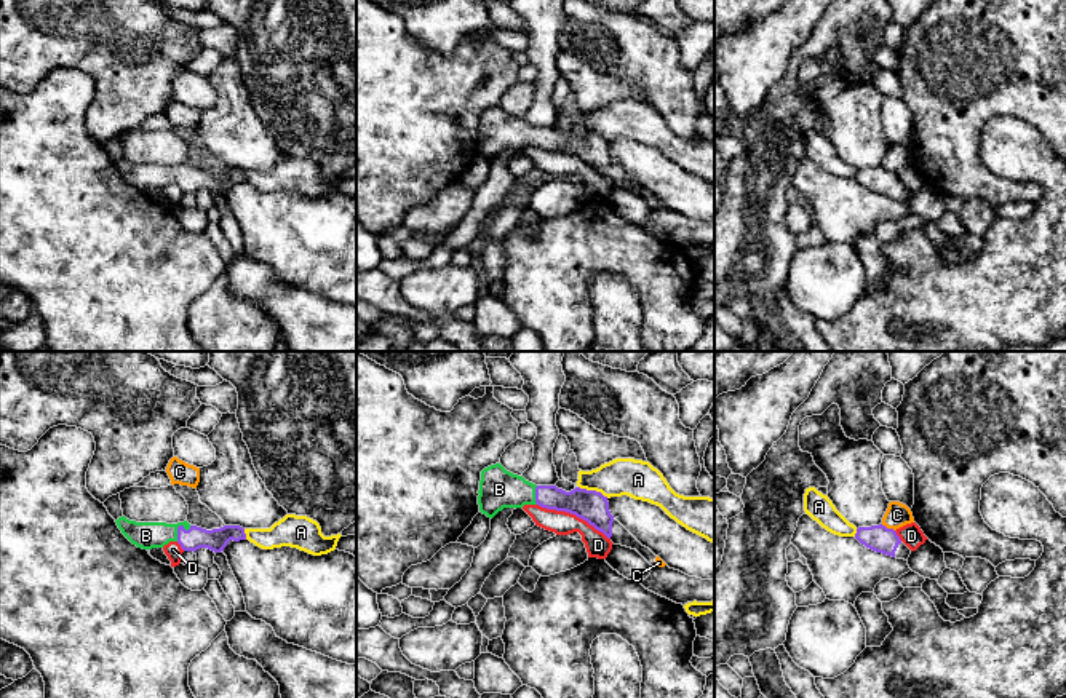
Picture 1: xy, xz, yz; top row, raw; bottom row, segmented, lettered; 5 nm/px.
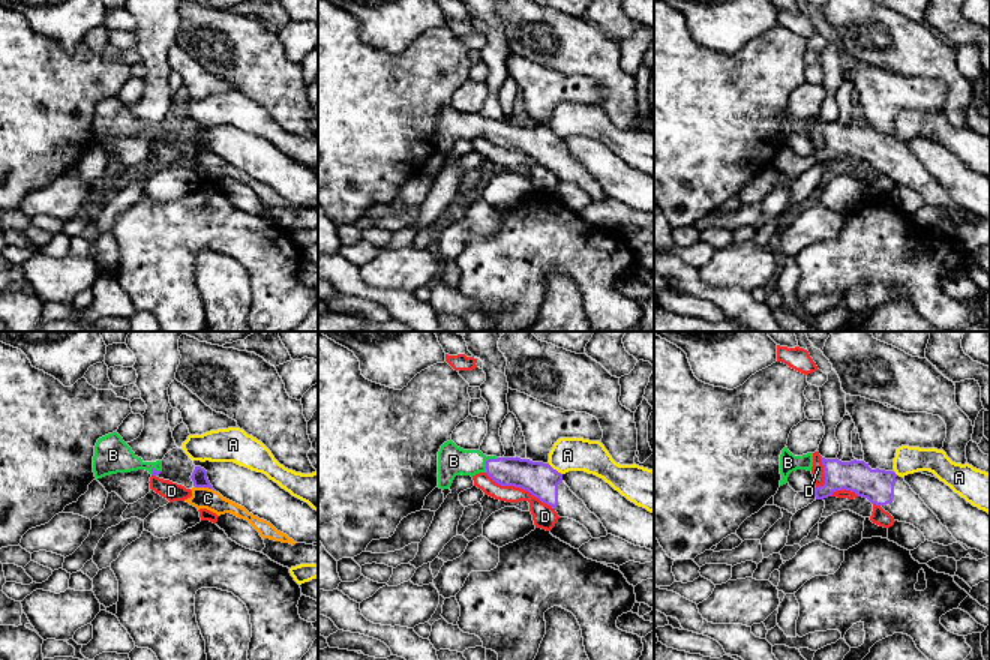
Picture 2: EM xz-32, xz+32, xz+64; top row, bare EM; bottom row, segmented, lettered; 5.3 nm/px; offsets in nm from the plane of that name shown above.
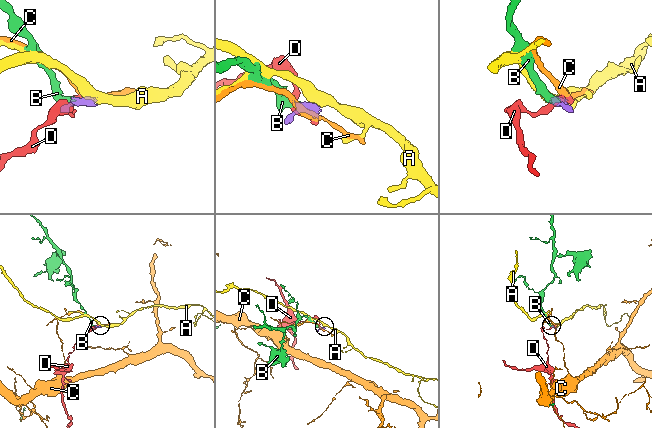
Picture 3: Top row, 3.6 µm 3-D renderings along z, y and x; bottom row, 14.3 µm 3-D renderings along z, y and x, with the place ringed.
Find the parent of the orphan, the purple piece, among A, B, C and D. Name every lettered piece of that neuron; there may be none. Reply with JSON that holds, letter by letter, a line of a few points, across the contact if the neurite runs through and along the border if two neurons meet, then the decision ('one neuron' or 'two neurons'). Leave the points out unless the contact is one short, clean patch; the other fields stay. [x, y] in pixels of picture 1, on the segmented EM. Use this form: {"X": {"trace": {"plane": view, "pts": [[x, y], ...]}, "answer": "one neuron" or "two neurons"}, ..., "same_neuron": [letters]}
{"A": {"trace": {"plane": "xz", "pts": [[579, 486], [588, 491], [600, 491], [608, 497]]}, "answer": "two neurons"}, "B": {"trace": {"plane": "xy", "pts": [[194, 539], [178, 527], [146, 535]]}, "answer": "one neuron"}, "C": {"trace": {"plane": "yz", "pts": [[881, 524], [894, 531]]}, "answer": "two neurons"}, "D": {"trace": {"plane": "xz", "pts": [[537, 503], [574, 513], [609, 539]]}, "answer": "two neurons"}, "same_neuron": ["B"]}

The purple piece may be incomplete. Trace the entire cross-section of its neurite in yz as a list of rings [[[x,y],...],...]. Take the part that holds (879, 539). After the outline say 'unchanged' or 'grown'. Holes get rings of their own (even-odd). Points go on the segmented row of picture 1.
[[[885,525],[858,527],[855,538],[866,548],[895,557],[895,551],[901,543],[893,529]]]; unchanged

